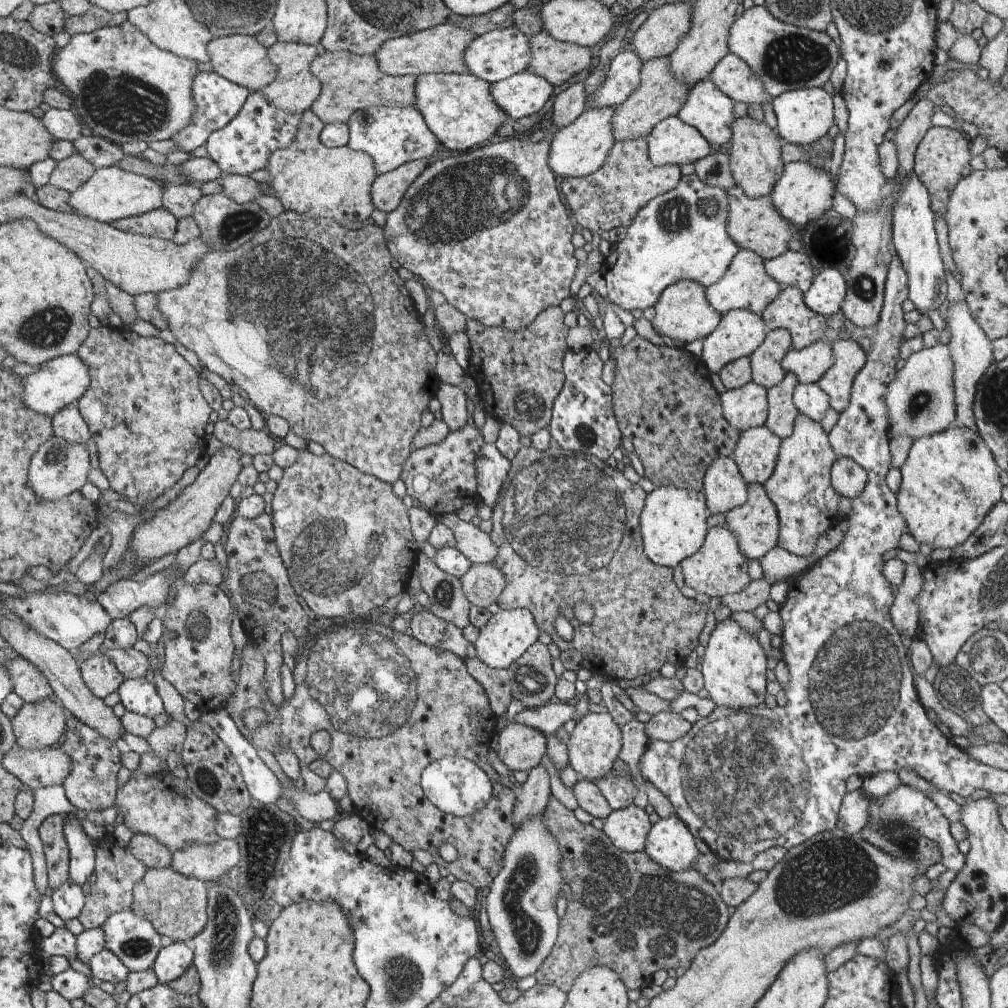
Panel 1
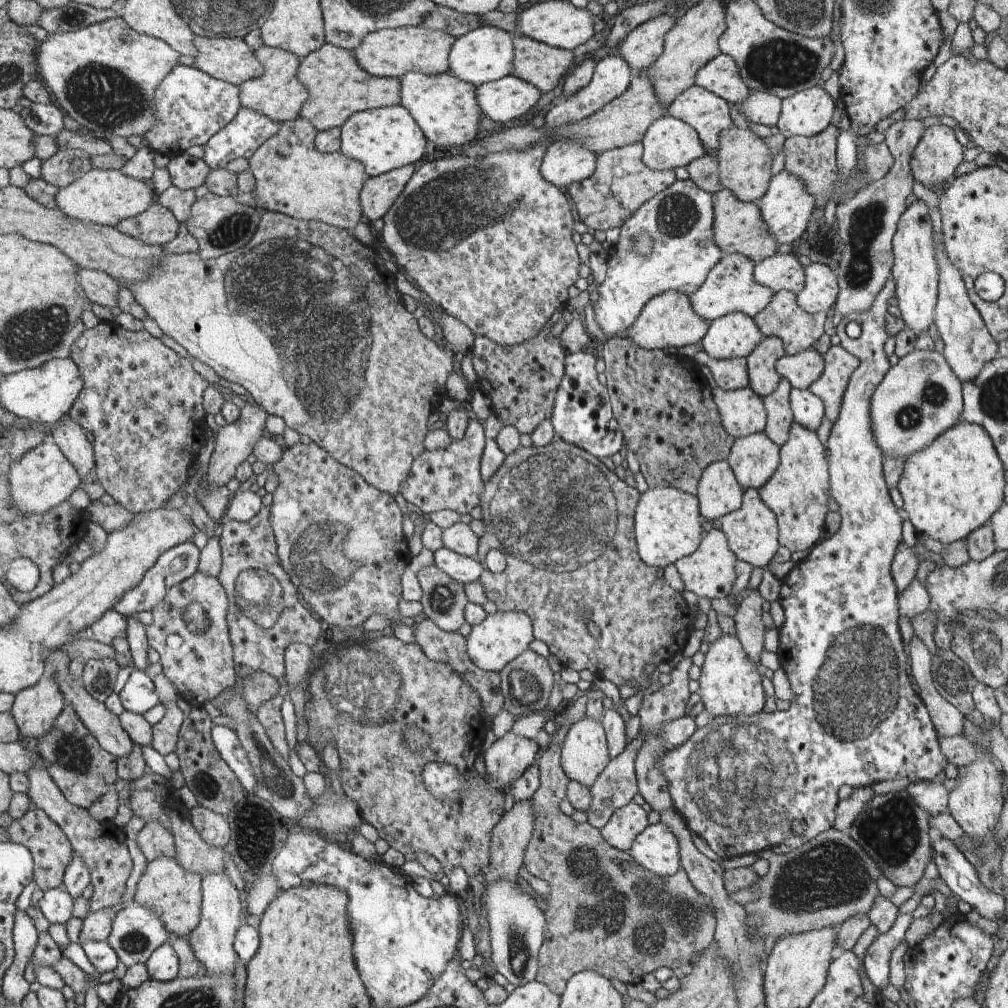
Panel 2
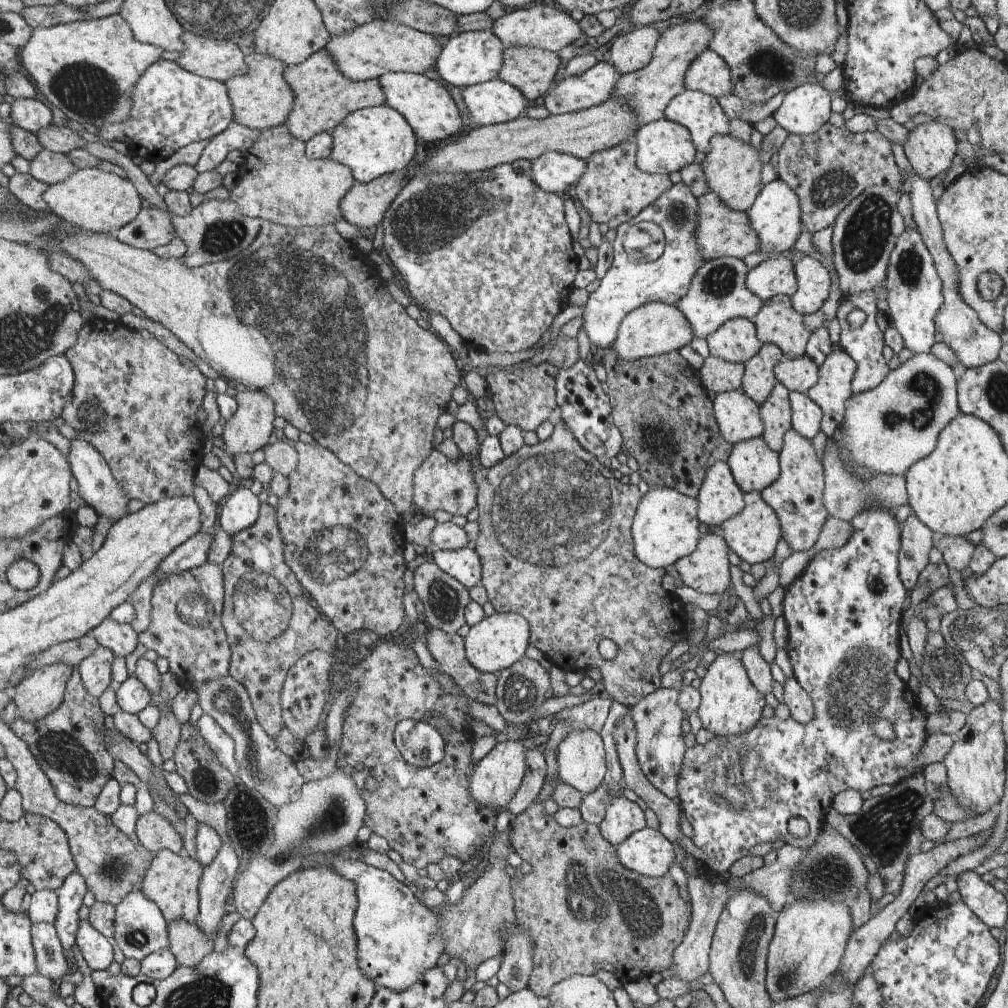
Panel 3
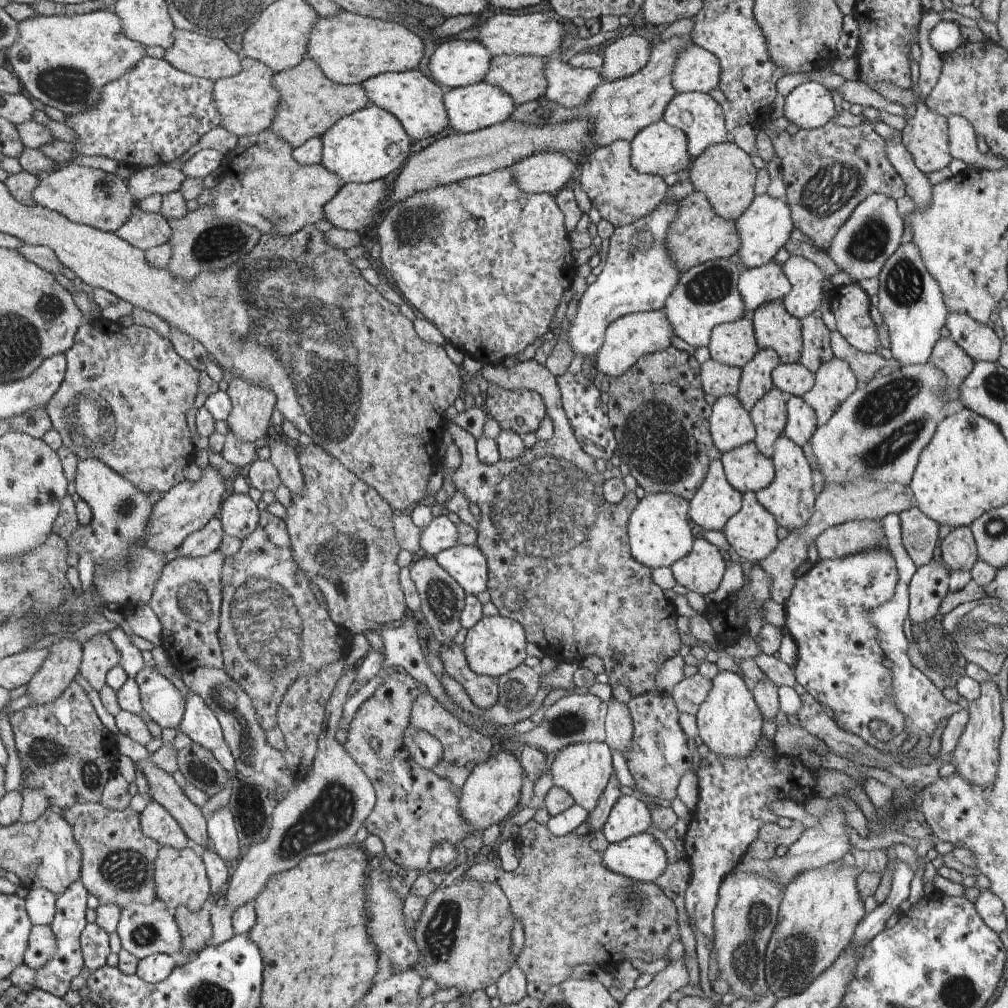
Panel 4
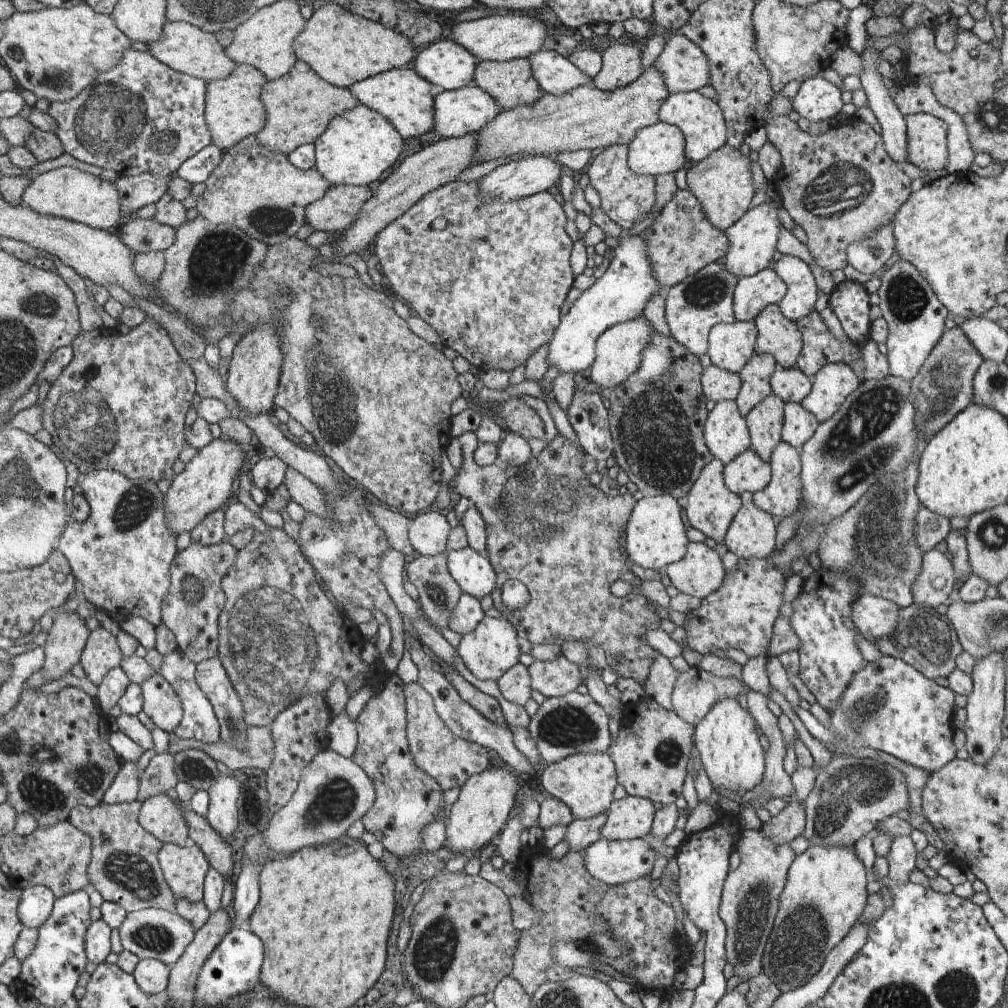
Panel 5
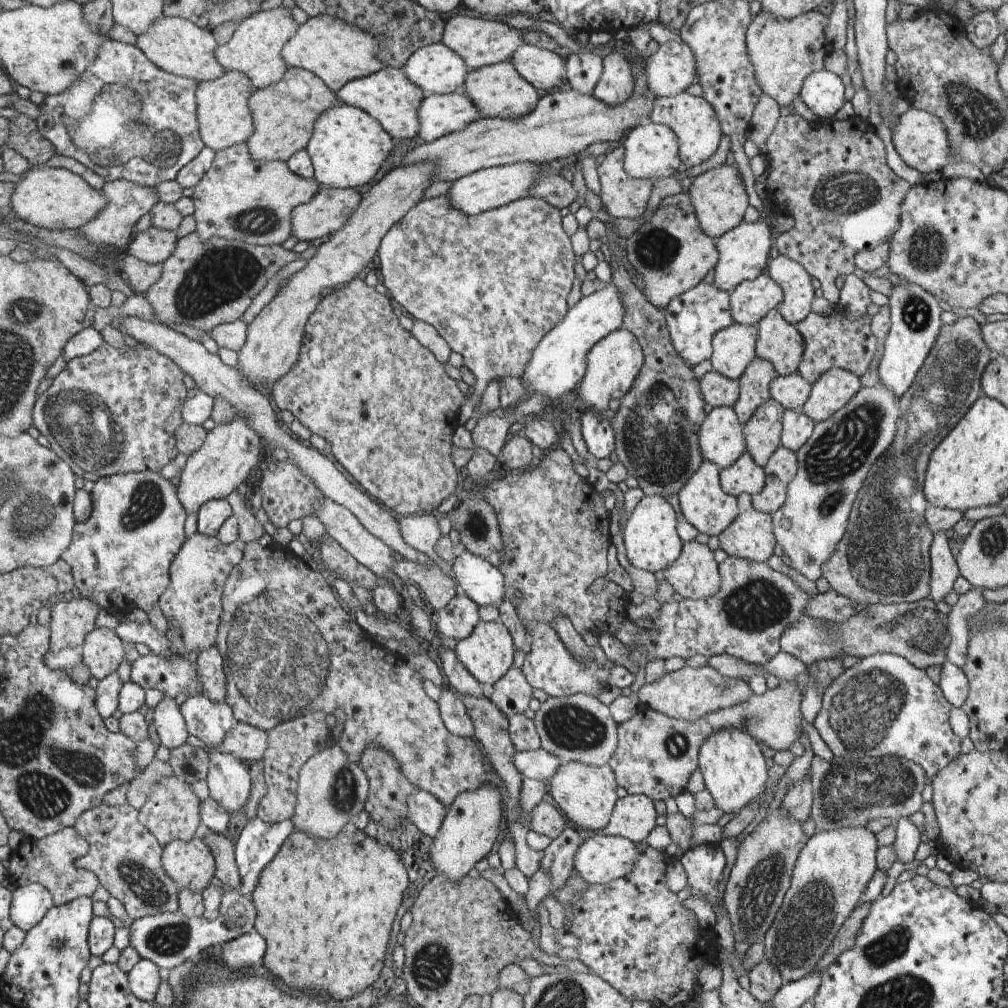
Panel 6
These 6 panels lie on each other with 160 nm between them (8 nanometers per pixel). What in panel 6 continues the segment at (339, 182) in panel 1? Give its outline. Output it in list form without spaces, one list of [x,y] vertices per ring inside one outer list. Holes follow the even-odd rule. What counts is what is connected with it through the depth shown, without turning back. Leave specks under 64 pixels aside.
[[[246,143],[214,151],[209,169],[194,186],[190,198],[196,222],[195,232],[203,241],[213,237],[255,245],[279,245],[289,238],[290,216],[299,205],[319,191],[314,179],[295,174],[286,161],[255,161]]]

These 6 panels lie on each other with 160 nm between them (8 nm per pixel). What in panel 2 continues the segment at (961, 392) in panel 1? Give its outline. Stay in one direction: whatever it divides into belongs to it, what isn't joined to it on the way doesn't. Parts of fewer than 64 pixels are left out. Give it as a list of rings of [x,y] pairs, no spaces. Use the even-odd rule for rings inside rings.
[[[933,233],[934,255],[938,266],[938,293],[934,308],[934,321],[938,337],[942,340],[942,355],[961,384],[969,382],[983,365],[998,356],[998,343],[991,338],[973,303],[969,300],[959,271],[949,262],[944,250],[938,246]]]

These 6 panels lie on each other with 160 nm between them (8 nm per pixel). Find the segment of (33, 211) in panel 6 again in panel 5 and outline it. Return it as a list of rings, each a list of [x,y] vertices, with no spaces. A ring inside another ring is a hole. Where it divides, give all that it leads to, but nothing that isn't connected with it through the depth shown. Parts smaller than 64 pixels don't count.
[[[71,166],[59,167],[44,172],[30,180],[30,185],[22,192],[23,205],[42,215],[83,223],[88,227],[109,230],[119,222],[118,189],[112,182]]]

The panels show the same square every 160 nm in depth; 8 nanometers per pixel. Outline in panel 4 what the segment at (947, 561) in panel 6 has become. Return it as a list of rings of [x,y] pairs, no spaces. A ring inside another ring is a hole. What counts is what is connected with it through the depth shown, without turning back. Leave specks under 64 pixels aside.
[[[931,560],[916,568],[907,586],[908,616],[911,624],[933,619],[948,593],[950,570],[943,562]]]

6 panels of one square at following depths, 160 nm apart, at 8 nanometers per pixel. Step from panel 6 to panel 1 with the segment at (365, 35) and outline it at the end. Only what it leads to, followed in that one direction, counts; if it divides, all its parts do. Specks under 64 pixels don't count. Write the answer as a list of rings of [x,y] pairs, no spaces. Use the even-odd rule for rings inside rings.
[[[446,22],[417,33],[389,38],[379,46],[373,58],[378,60],[378,68],[383,74],[393,76],[417,77],[428,73],[467,73],[465,51],[474,39],[473,31]]]

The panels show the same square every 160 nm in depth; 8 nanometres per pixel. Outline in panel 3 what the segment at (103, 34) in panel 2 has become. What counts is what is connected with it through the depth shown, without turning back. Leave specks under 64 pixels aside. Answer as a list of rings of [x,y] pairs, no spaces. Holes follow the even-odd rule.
[[[110,15],[99,19],[57,24],[48,28],[33,28],[27,44],[18,50],[18,61],[35,90],[51,106],[58,108],[66,116],[66,120],[99,127],[103,124],[123,122],[129,118],[133,105],[131,90],[135,89],[135,84],[147,66],[152,66],[160,60],[161,52],[161,48],[157,46],[139,43],[134,39],[133,32],[125,20],[118,15]]]

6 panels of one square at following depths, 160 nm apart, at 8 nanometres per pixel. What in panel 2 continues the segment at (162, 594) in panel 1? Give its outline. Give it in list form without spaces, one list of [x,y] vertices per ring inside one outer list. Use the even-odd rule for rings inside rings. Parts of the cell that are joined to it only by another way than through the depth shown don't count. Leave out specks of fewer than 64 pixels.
[[[183,542],[173,546],[167,550],[154,566],[147,570],[145,577],[139,582],[133,590],[123,594],[119,598],[119,602],[114,605],[114,612],[117,612],[121,617],[136,614],[141,611],[149,611],[154,609],[159,602],[169,593],[171,586],[179,585],[179,582],[189,579],[198,570],[198,560],[201,551],[193,544],[193,542]]]

